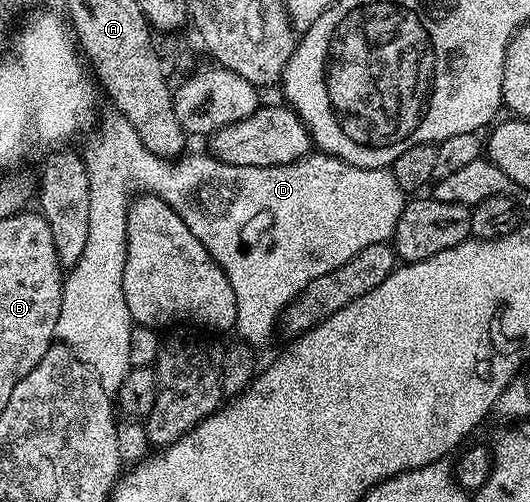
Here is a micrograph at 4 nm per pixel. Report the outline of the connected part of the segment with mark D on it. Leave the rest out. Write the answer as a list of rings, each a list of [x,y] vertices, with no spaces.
[[[111,106],[105,108],[105,112],[100,116],[100,129],[97,130],[96,137],[89,142],[88,152],[83,153],[84,162],[88,169],[88,177],[90,178],[90,226],[86,230],[86,246],[82,250],[82,258],[78,258],[78,262],[67,273],[64,282],[62,306],[60,307],[58,326],[56,327],[56,340],[59,343],[68,345],[75,352],[76,357],[87,368],[92,369],[93,374],[98,378],[98,382],[102,382],[102,390],[106,390],[110,394],[115,394],[118,391],[126,378],[126,374],[132,368],[132,363],[130,362],[130,334],[134,325],[130,310],[126,306],[126,298],[122,294],[122,278],[124,277],[126,254],[128,253],[126,250],[126,222],[128,221],[128,205],[130,203],[128,192],[133,191],[132,193],[161,196],[178,213],[182,218],[182,222],[186,222],[186,226],[190,226],[190,234],[194,234],[194,238],[198,238],[198,242],[202,242],[202,246],[208,248],[208,253],[219,264],[228,264],[228,268],[240,268],[240,264],[232,264],[232,256],[236,256],[236,260],[240,260],[240,256],[248,256],[248,252],[252,252],[252,256],[276,256],[276,252],[284,252],[284,256],[288,256],[288,252],[296,252],[296,256],[300,256],[300,252],[304,252],[304,244],[324,244],[324,252],[332,252],[332,264],[342,266],[342,262],[350,262],[350,258],[354,258],[354,254],[358,254],[358,250],[366,250],[366,246],[371,244],[383,244],[391,241],[392,232],[396,228],[396,223],[406,203],[406,193],[398,186],[394,174],[388,168],[363,168],[323,154],[309,154],[289,164],[266,166],[265,168],[259,168],[258,166],[230,166],[211,154],[205,154],[205,156],[185,154],[175,162],[163,160],[154,154],[150,154],[150,150],[146,150],[146,146],[142,146],[142,138],[138,138],[134,126],[130,126],[130,122],[121,117],[119,110]]]

